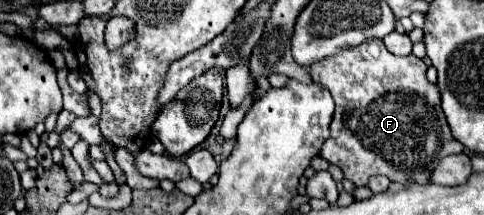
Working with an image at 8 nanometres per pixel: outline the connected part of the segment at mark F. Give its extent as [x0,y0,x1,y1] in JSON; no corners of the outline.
[309,39,465,185]

